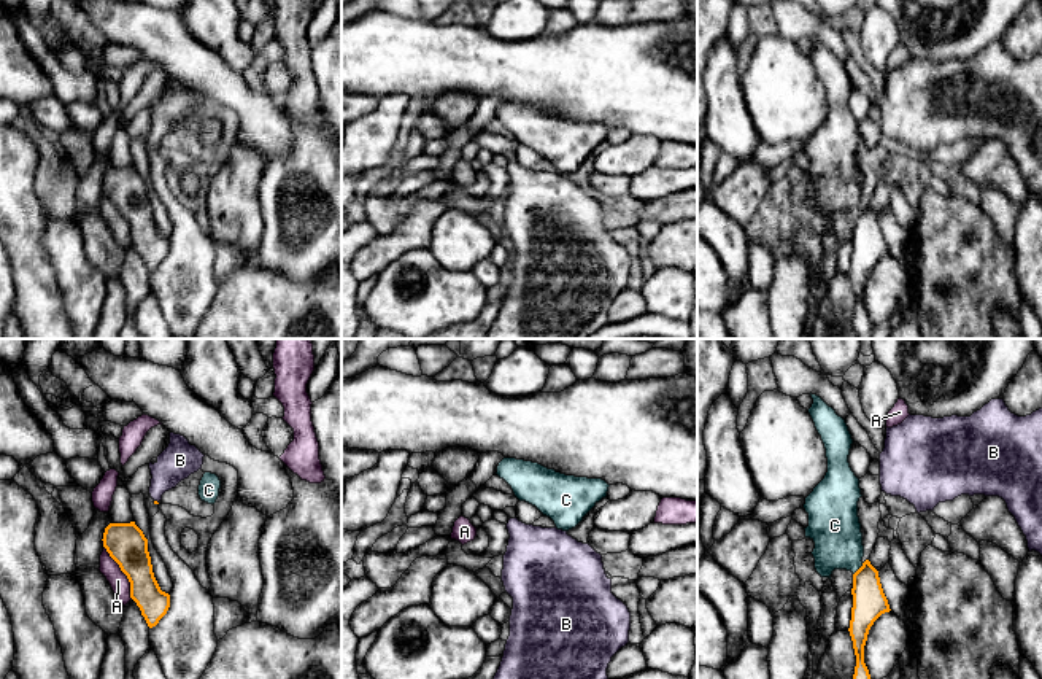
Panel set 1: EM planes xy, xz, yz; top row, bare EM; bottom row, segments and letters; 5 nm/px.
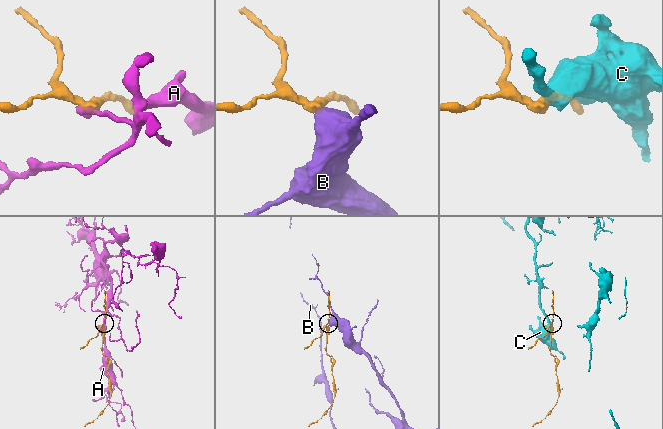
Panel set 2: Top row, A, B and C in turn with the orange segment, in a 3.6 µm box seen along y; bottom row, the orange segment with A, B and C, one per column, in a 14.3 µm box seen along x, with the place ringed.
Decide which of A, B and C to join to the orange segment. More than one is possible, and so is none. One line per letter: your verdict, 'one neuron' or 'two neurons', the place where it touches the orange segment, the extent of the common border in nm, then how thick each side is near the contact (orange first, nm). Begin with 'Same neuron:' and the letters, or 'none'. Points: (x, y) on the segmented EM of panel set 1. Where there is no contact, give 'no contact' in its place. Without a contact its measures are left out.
Same neuron: B
A: two neurons | xy (123, 571) | 300 nm | 200/90 nm
B: one neuron | xy (156, 501) | 30 nm | 20/180 nm
C: two neurons | yz (858, 570) | 80 nm | 170/260 nm

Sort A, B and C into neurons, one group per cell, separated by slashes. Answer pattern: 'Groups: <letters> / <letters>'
Groups: A / B / C

